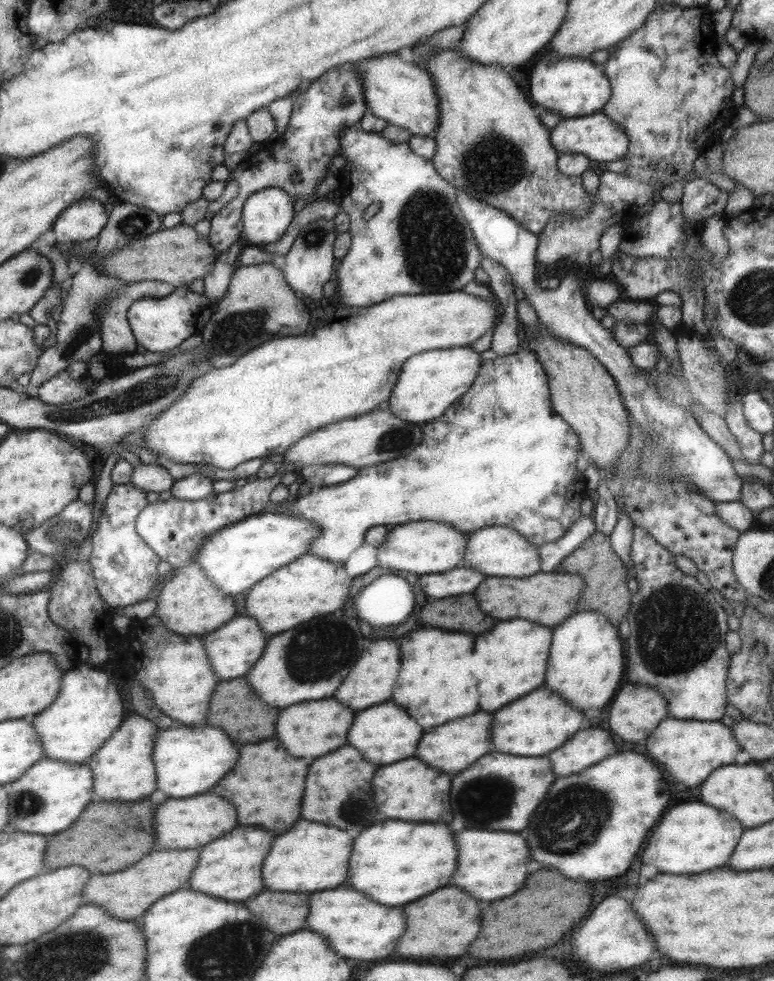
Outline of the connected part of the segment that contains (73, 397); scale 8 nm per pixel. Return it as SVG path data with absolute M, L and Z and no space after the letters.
M64 369L38 387L38 398L51 405L74 402L88 396L95 383L96 381L88 376L82 378L82 381L75 380Z

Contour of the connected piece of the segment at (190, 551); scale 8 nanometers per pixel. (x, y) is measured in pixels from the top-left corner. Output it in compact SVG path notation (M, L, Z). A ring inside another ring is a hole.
M282 462L277 465L277 473L272 478L248 481L241 488L235 487L223 494L213 492L202 500L187 501L173 496L166 501L158 499L140 512L135 524L136 530L161 560L169 562L174 571L181 569L198 556L204 542L218 530L246 517L262 514L270 504L271 493L279 486L284 474L295 469L292 464Z

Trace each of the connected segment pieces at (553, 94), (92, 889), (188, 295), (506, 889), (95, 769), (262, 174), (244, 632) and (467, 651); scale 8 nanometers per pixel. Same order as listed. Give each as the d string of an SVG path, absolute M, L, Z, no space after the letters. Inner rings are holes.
M544 50L535 58L536 66L530 76L530 98L537 105L550 108L566 117L580 117L600 112L610 100L612 87L602 67L590 59L578 56L558 56Z
M200 849L154 850L152 854L144 856L126 870L94 874L84 886L84 900L99 905L114 918L138 919L159 898L190 884L190 877L198 859L200 859Z
M175 287L165 297L144 297L134 301L128 309L127 319L142 351L168 353L176 351L189 336L201 334L202 328L218 310L218 302L218 299L212 301L204 293L196 293L188 287Z
M468 828L456 834L458 842L458 870L454 872L452 884L466 890L478 900L498 900L518 892L526 880L526 868L532 862L526 838L518 832L498 830L476 830Z
M129 711L122 724L87 763L94 776L91 802L140 802L156 794L158 776L152 753L158 729L160 726L156 722L150 722L146 716L142 718L140 714Z
M353 65L329 71L301 89L294 96L293 111L284 135L276 136L263 149L248 154L232 170L231 178L236 180L239 186L238 195L210 220L211 232L208 240L218 254L227 252L242 236L241 214L246 200L254 192L276 187L286 191L294 200L301 198L308 203L316 199L317 186L328 176L332 159L340 154L339 134L346 128L359 124L367 109L362 78ZM292 174L298 174L301 181L292 181Z
M236 616L226 624L204 635L204 646L214 674L222 681L244 677L262 657L269 635L262 632L258 620L250 616Z
M432 628L410 632L400 642L402 668L392 692L392 702L406 708L412 720L416 720L424 730L430 730L460 716L474 714L478 710L476 682L472 678L472 672L484 670L472 658L472 634Z

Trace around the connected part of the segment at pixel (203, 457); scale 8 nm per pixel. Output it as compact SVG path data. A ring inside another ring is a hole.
M454 290L443 293L424 293L424 294L398 294L384 300L384 302L378 302L368 307L352 308L338 308L334 312L334 322L332 322L332 332L330 332L330 324L326 326L320 326L316 328L312 334L304 334L304 336L296 336L290 334L284 337L274 338L265 342L260 346L256 346L240 356L236 362L230 366L220 368L210 368L206 374L194 379L190 383L190 387L182 393L180 399L174 401L172 406L168 407L166 411L162 411L162 414L152 419L146 427L143 428L144 440L146 442L147 449L160 456L166 456L172 462L176 463L188 463L188 464L212 464L212 466L218 466L218 468L226 468L226 470L232 470L238 464L246 462L246 460L252 460L252 458L270 457L271 455L284 454L294 442L298 442L302 436L310 434L310 432L316 432L316 430L328 426L332 423L340 422L344 419L351 419L371 410L378 409L380 402L384 402L390 398L392 394L392 388L396 386L396 380L402 372L402 366L404 362L414 356L414 354L420 354L420 352L428 352L429 350L444 350L454 347L468 347L472 342L476 341L476 338L480 338L482 334L485 334L486 330L490 330L494 326L494 320L496 320L496 307L492 301L486 301L486 299L472 294L468 294L460 290Z

